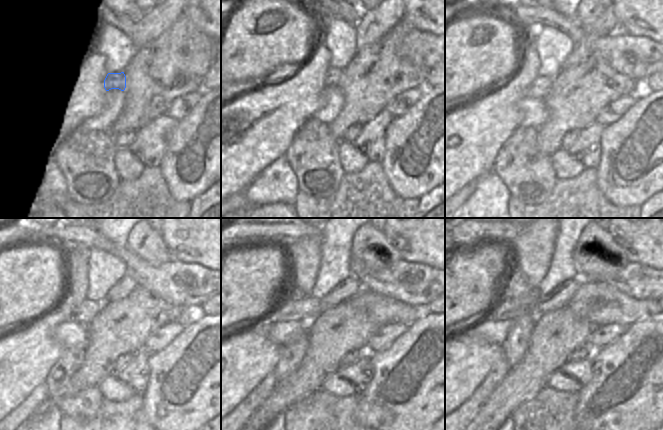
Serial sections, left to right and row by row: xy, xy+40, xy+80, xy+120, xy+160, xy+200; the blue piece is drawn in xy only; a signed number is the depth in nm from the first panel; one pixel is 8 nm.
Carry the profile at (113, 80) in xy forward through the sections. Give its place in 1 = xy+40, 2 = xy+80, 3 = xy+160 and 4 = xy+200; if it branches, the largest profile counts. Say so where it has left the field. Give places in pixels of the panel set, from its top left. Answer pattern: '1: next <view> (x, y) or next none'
1: next xy+40 (333, 78)
2: next xy+80 (541, 86)
3: next xy+160 (303, 310)
4: next xy+200 (510, 310)

